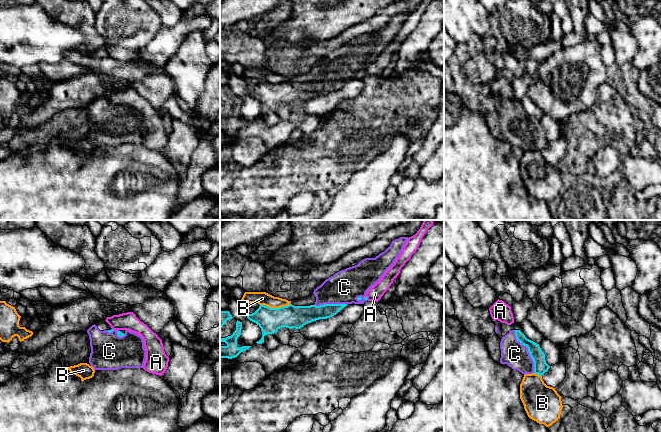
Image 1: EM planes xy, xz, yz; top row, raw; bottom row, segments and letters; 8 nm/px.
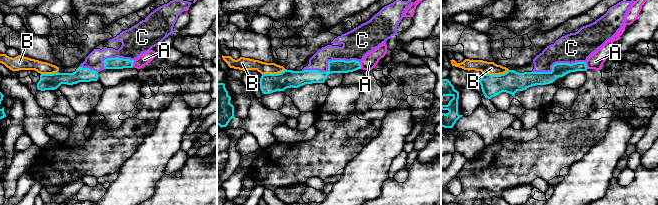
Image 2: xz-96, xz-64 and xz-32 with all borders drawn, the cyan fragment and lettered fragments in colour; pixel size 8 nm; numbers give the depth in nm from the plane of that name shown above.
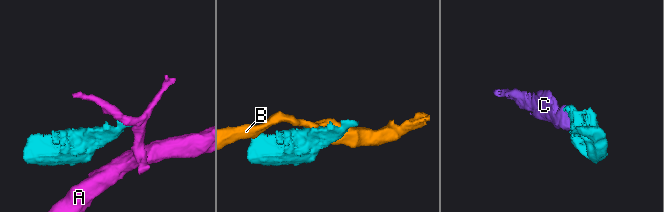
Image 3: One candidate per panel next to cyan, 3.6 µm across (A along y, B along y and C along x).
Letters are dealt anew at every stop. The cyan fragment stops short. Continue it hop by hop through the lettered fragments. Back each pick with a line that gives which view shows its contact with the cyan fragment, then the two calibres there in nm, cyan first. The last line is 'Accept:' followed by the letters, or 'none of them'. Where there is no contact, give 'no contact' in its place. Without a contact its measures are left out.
C: contact in yz; calibres 110 and 200 nm
Accept: C

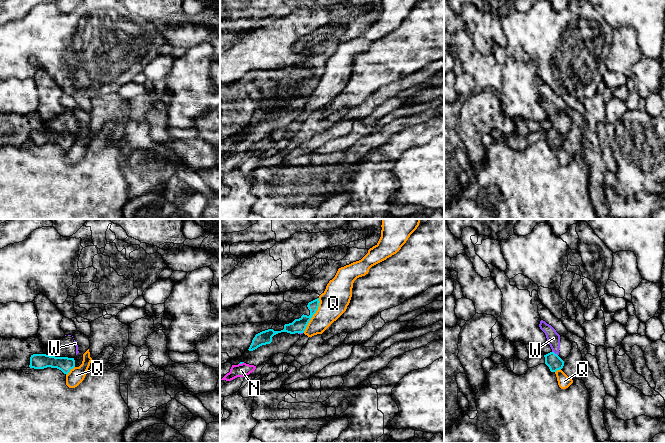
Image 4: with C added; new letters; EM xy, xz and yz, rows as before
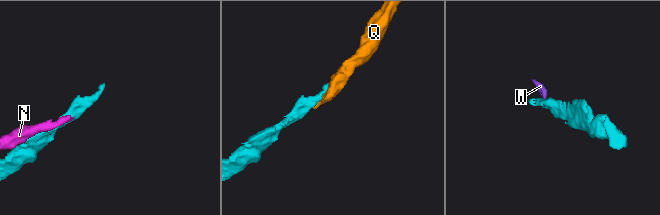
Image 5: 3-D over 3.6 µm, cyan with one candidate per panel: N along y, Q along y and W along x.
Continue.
Accept: none of them

